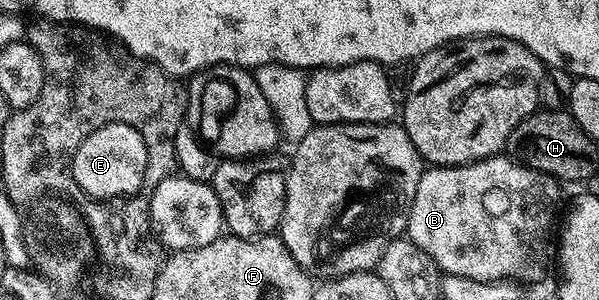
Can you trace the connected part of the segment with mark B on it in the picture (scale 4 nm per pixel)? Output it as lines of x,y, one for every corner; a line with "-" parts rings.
509,155
488,157
466,165
439,165
422,172
421,182
411,203
407,236
433,261
442,274
463,275
476,281
509,283
541,281
551,265
549,236
554,236
553,220
561,189
556,177
522,165

